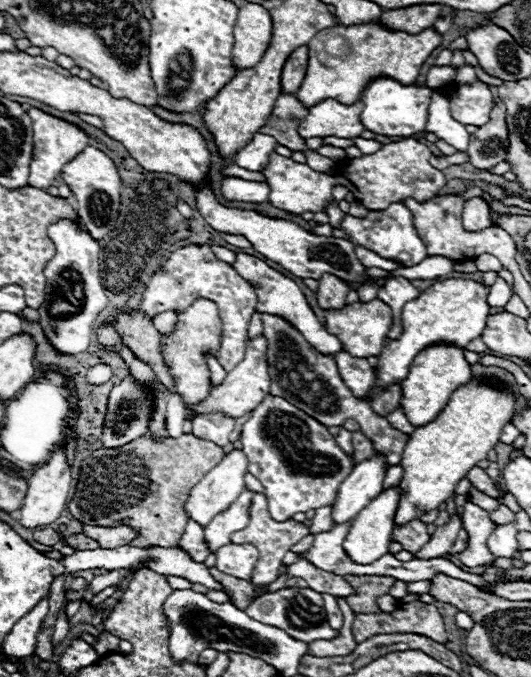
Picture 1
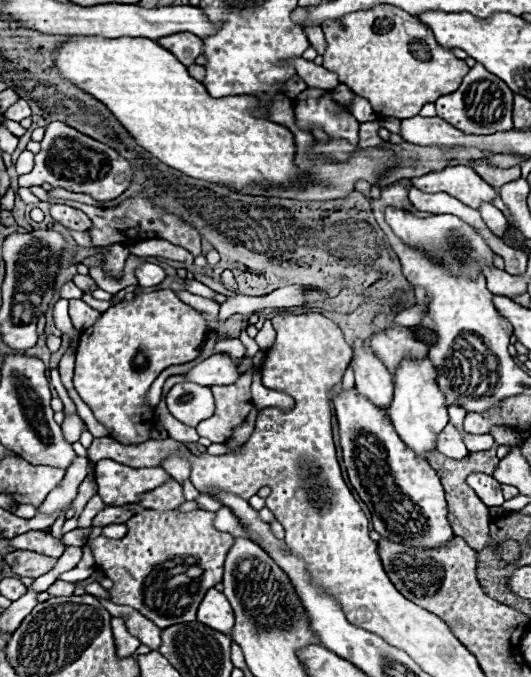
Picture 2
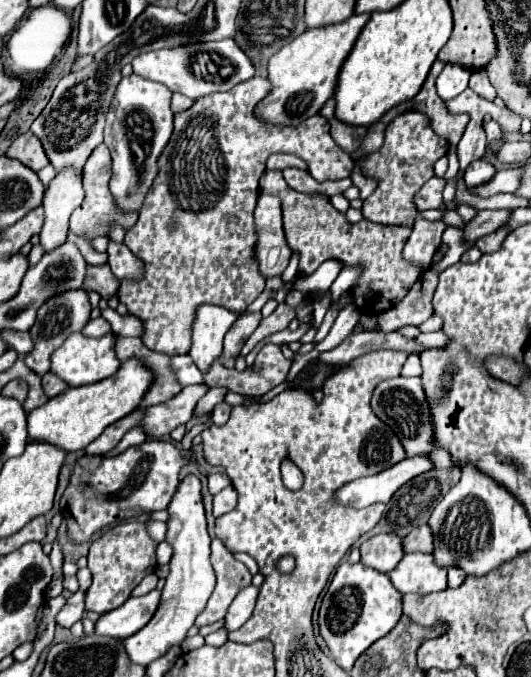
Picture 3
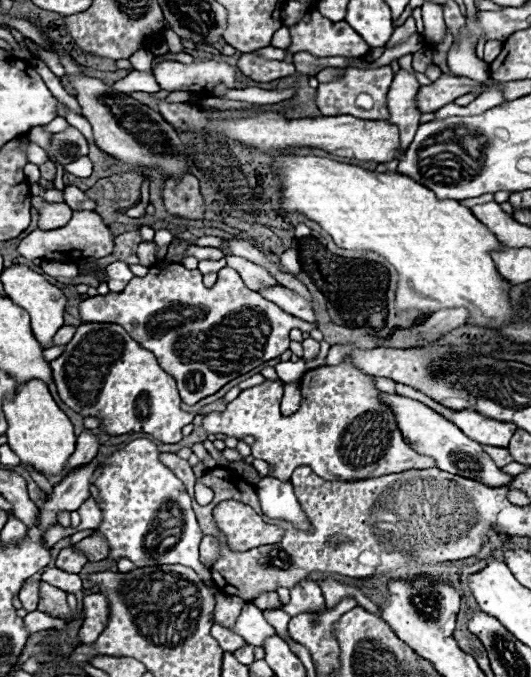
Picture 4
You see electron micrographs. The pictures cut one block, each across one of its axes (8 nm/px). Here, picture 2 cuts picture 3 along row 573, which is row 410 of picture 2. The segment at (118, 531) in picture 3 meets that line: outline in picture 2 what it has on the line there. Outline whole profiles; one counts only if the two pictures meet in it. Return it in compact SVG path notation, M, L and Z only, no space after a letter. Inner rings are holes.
M158 290L150 294L140 294L132 302L122 302L118 306L108 308L94 326L82 332L80 346L76 352L74 388L78 390L80 398L90 406L94 418L108 428L110 438L118 440L124 446L138 446L150 440L150 432L156 426L154 412L146 404L152 382L158 378L158 374L164 368L196 360L202 354L206 336L208 332L206 332L204 314L184 304L174 294L174 290Z

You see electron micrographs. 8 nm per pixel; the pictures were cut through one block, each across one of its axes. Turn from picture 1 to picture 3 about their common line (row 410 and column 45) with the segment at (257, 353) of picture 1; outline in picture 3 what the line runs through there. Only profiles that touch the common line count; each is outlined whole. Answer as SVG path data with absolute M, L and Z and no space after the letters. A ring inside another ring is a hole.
M82 170L80 172L58 172L44 192L46 222L40 232L40 244L46 252L66 242L68 218L84 200Z

